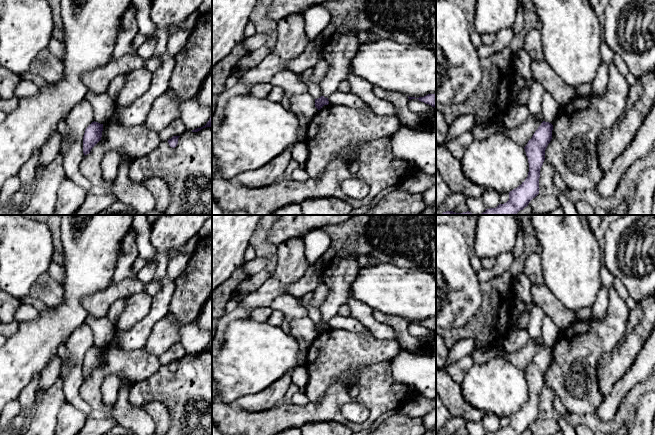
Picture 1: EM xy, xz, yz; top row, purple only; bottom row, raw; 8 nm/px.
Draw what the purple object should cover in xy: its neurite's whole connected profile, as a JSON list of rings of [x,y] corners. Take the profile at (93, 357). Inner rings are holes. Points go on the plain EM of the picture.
[[[92,346],[85,354],[83,360],[84,380],[89,378],[91,373],[101,364],[103,348]]]

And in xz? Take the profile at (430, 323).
[[[428,318],[424,321],[419,321],[419,322],[415,322],[415,321],[409,321],[409,324],[411,323],[418,323],[421,326],[424,326],[426,328],[431,329],[432,331],[436,332],[436,318]]]

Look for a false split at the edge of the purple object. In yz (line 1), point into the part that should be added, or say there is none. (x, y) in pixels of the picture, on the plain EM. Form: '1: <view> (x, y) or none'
1: none

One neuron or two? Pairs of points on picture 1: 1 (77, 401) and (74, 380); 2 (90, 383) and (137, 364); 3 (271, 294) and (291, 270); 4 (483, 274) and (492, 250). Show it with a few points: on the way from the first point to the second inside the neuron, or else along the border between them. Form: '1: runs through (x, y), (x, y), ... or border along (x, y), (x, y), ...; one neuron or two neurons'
1: runs through (74, 396), (74, 385); one neuron
2: runs through (102, 372), (111, 364), (125, 364); one neuron
3: runs through (275, 288), (285, 276); one neuron
4: border along (511, 250), (502, 252), (496, 258); two neurons

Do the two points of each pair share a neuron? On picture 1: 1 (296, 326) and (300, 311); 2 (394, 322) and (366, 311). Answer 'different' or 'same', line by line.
1: different
2: different

